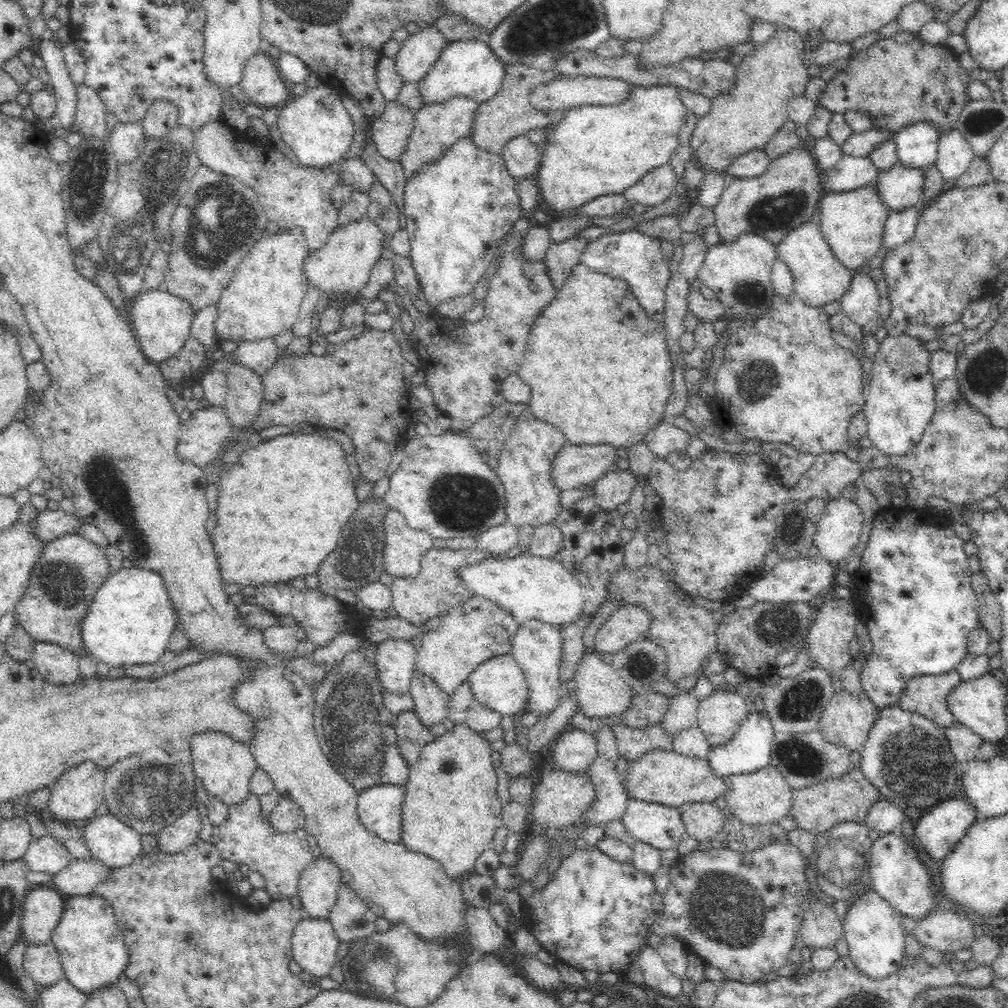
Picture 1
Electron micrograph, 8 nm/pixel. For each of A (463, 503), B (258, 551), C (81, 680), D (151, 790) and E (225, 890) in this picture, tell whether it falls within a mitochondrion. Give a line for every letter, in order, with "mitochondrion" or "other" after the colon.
A: mitochondrion
B: other
C: other
D: mitochondrion
E: other

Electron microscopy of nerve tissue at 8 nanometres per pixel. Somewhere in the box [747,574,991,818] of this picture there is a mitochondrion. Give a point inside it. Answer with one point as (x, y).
(916, 765)

